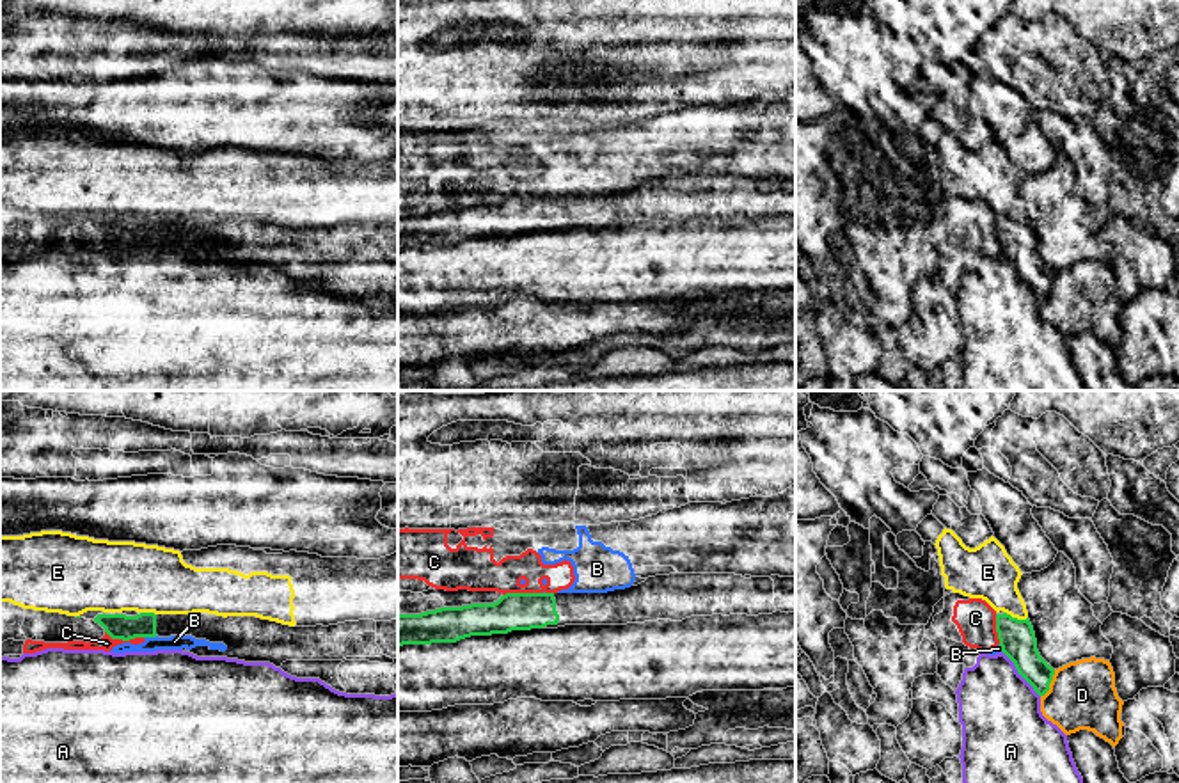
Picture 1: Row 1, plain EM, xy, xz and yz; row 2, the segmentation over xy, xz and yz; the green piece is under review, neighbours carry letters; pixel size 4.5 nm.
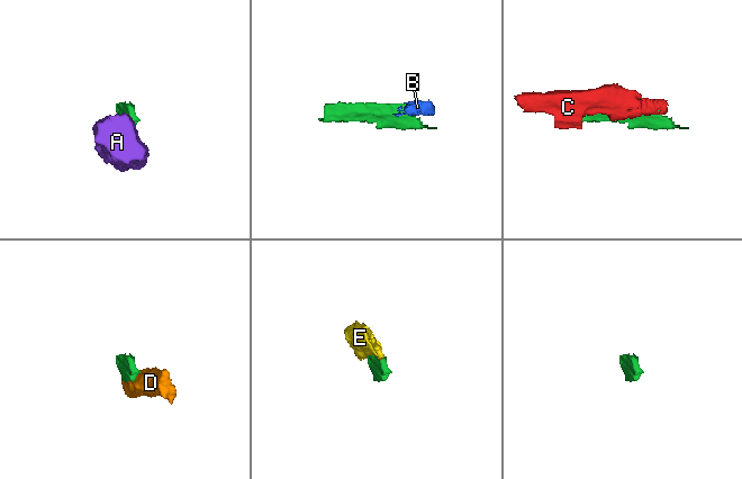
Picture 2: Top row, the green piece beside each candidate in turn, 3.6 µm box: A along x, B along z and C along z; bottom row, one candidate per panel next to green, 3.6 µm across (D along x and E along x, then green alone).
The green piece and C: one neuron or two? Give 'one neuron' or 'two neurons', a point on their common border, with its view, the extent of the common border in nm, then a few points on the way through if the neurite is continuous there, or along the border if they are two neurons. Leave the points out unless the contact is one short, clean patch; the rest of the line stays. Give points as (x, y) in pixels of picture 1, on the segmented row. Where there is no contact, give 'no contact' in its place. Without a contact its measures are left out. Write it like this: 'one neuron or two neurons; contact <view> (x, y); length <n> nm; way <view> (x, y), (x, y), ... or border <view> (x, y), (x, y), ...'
two neurons; contact xz (522, 593); length 180 nm

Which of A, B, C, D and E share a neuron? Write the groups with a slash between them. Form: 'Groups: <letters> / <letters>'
Groups: A / B C / D / E

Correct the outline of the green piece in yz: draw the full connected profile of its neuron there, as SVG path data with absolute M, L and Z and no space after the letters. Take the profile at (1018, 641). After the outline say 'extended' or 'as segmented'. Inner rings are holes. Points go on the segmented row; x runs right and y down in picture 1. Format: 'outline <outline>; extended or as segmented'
outline M996 614L996 632L1001 652L1014 662L1017 673L1039 696L1049 691L1055 669L1041 657L1030 620Z; as segmented

